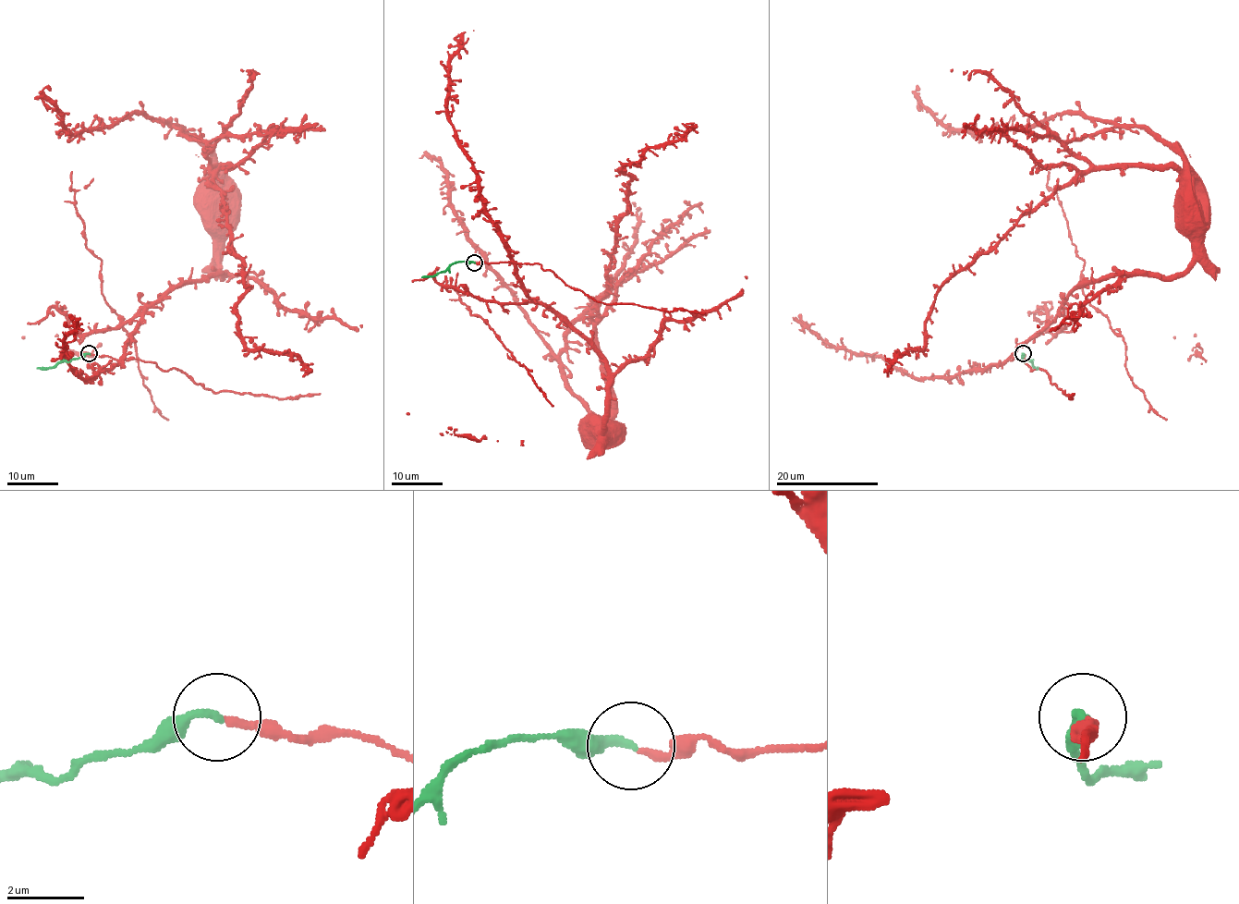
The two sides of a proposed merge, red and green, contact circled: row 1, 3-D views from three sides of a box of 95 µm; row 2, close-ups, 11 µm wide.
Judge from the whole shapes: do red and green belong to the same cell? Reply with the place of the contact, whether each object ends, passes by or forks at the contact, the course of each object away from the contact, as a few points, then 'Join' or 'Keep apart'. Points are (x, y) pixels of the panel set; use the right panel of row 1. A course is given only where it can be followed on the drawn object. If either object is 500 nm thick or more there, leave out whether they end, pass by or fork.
Place: (1023, 353). At the ring red ends. At the ring green ends. Course of red: (1024, 353), (1010, 356), (1087, 283), (1181, 274), (1192, 259), (1192, 242), (1178, 227), (1184, 191). Course of green: (1023, 353), (1022, 359), (1038, 369). Join

